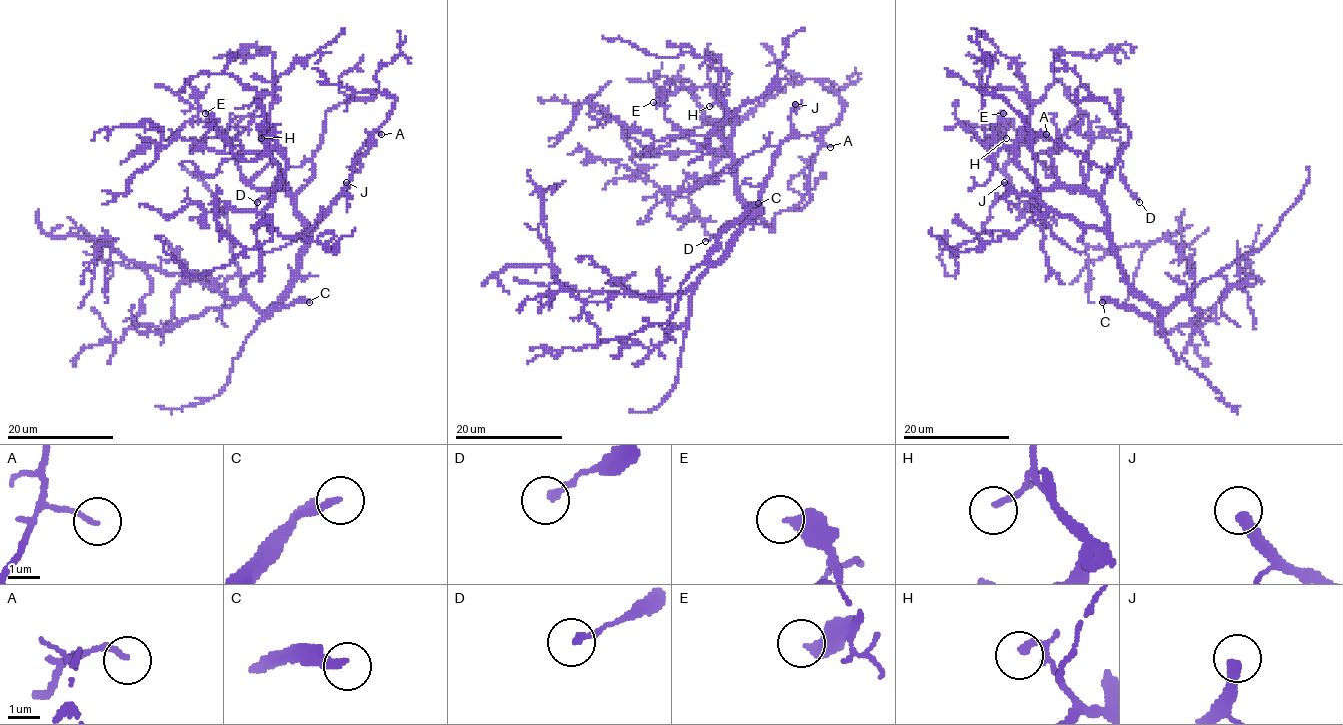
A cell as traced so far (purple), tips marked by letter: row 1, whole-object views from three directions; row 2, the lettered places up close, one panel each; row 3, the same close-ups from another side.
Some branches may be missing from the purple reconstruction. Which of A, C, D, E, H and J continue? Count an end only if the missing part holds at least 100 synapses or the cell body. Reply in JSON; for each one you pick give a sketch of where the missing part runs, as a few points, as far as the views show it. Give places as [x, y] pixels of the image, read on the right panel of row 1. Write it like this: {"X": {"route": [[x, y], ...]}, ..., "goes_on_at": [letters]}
{"goes_on_at": ["C", "J"]}

